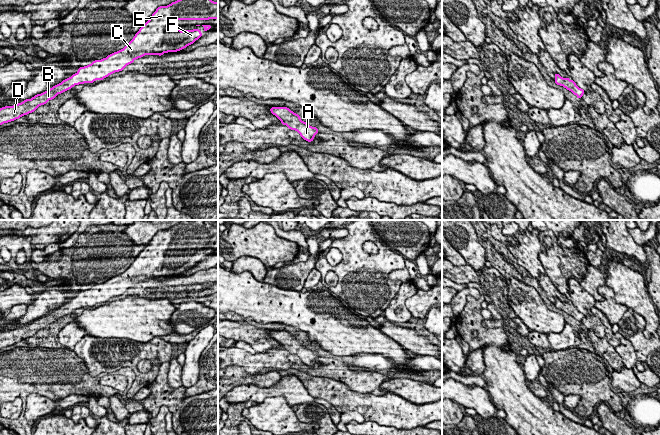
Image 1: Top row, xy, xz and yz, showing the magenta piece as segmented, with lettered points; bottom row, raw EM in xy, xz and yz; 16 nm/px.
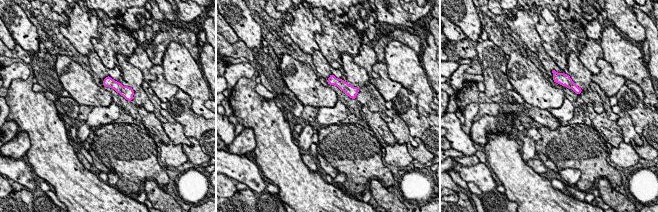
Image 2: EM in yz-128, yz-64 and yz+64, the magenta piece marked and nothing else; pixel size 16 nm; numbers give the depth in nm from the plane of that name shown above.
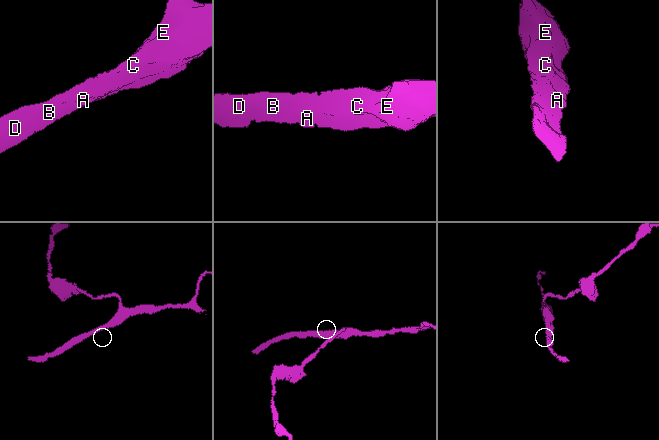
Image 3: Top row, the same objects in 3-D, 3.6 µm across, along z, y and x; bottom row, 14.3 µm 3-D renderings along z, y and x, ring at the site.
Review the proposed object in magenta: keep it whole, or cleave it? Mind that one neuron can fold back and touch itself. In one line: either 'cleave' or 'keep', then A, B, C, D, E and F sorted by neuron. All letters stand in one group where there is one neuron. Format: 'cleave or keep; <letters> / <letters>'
keep; A B C D E F

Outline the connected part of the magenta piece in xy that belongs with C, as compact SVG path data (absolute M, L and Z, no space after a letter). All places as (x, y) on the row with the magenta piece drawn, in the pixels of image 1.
M177 0L167 6L160 6L152 14L149 20L139 29L133 39L121 50L108 55L101 60L95 60L91 64L78 68L78 72L71 77L63 80L61 83L53 86L47 91L26 99L13 106L0 108L0 125L19 119L20 117L33 113L39 106L46 104L49 100L56 98L75 85L84 83L93 83L96 80L103 80L109 75L122 71L127 65L134 62L135 59L145 55L159 55L164 53L177 52L193 44L203 34L199 29L181 31L180 26L176 25L178 20L209 20L218 19L218 1L212 0Z

